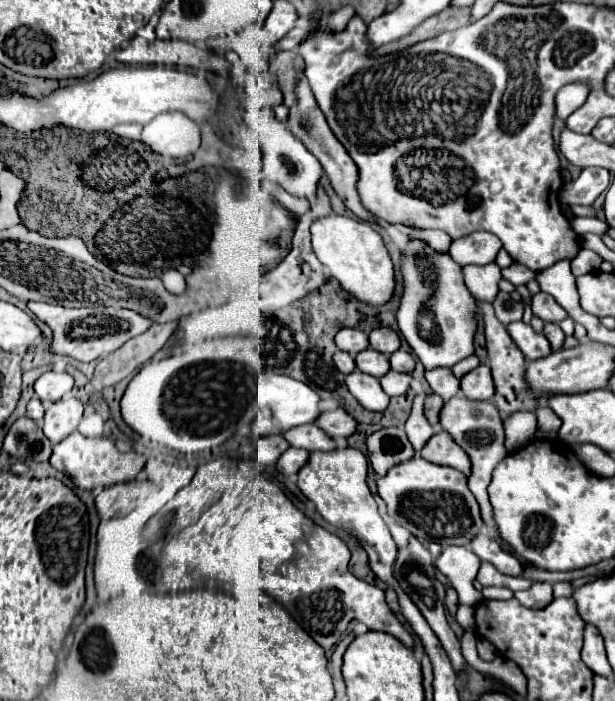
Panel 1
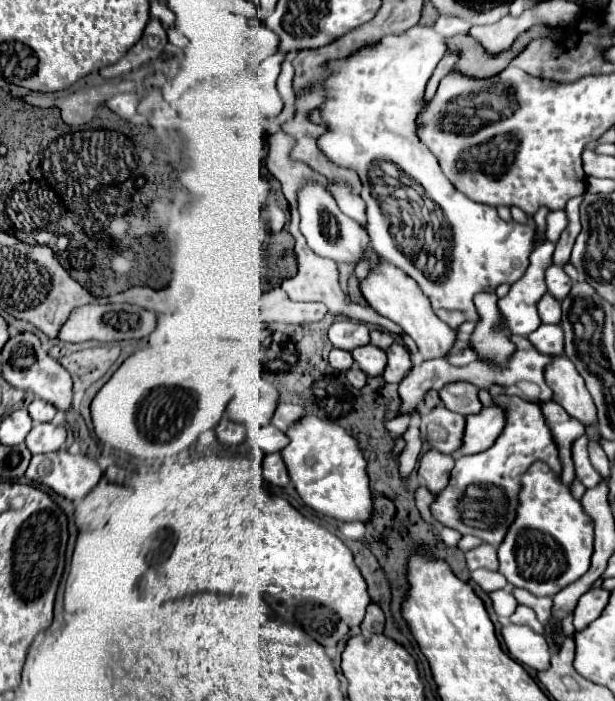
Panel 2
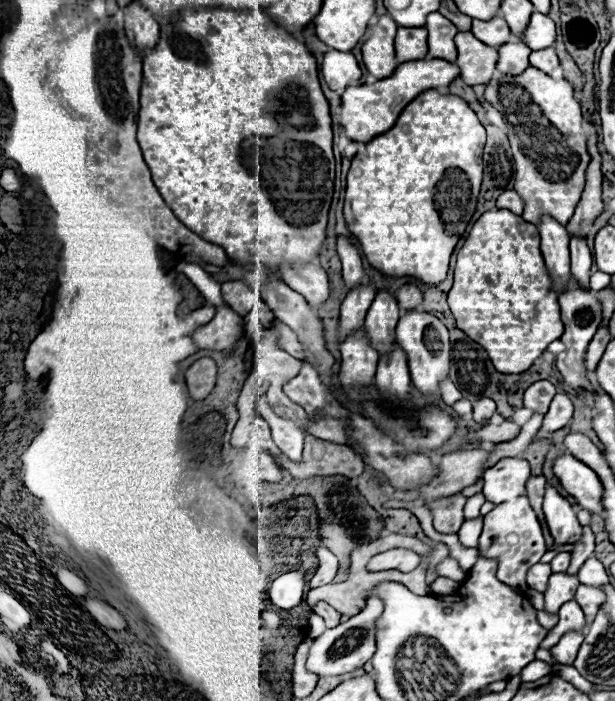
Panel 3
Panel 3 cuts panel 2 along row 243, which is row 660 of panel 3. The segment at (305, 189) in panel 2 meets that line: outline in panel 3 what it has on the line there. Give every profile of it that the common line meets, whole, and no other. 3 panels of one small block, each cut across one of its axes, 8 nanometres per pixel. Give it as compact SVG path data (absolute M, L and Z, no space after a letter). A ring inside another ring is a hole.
M370 598L366 606L360 610L360 614L352 616L348 622L342 622L336 628L326 630L314 640L308 652L306 668L318 676L340 676L348 674L356 668L362 668L372 656L376 648L376 618L382 614L382 602L378 598Z

